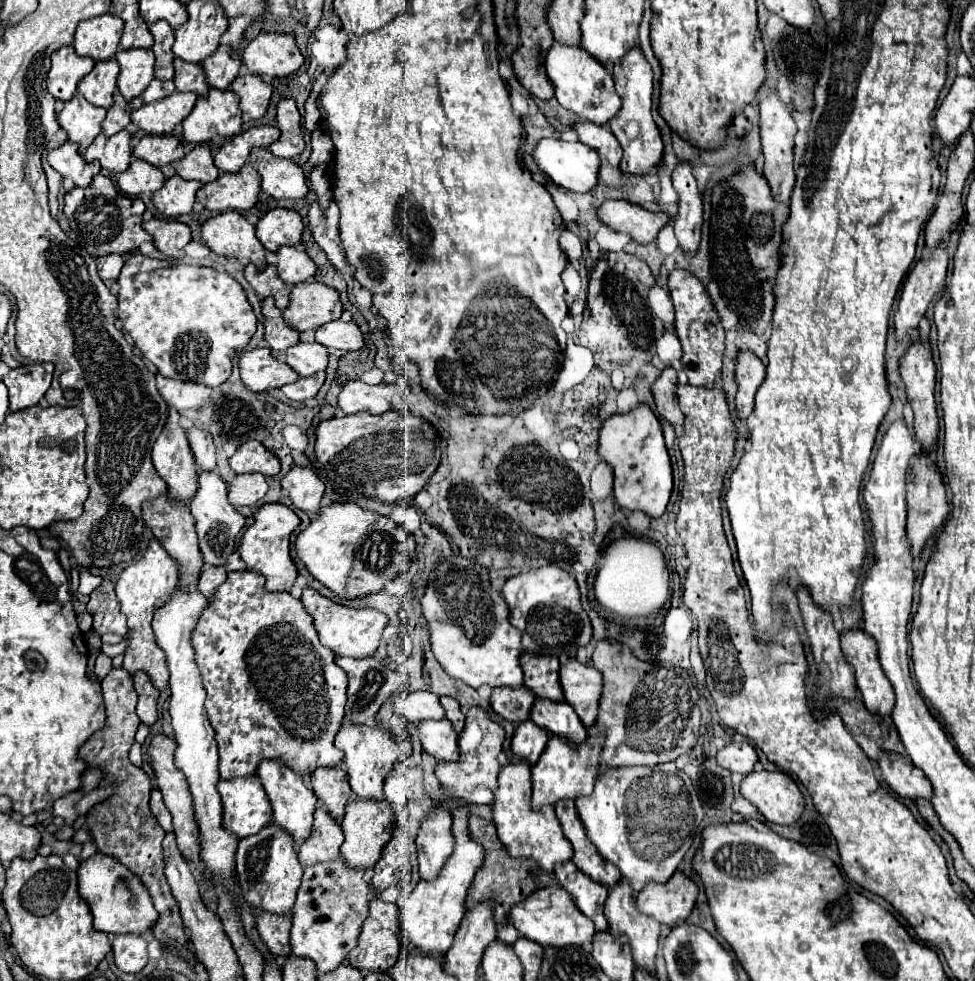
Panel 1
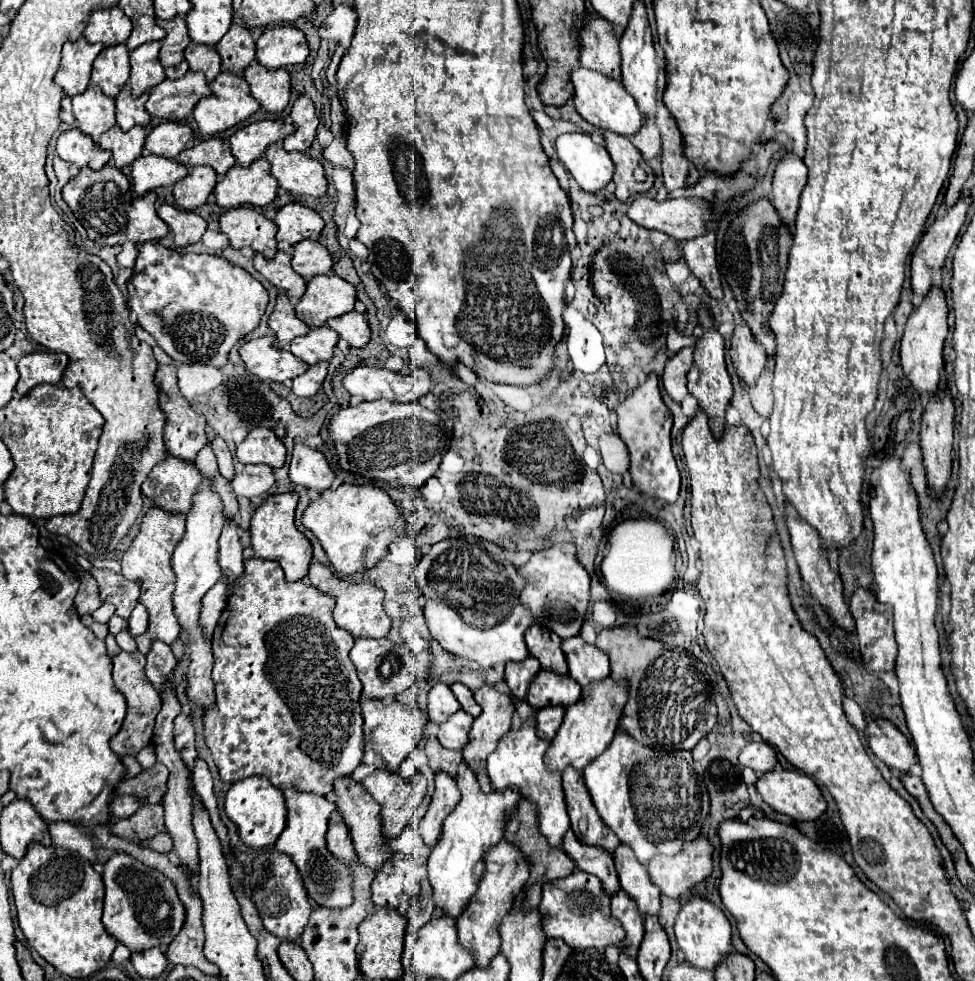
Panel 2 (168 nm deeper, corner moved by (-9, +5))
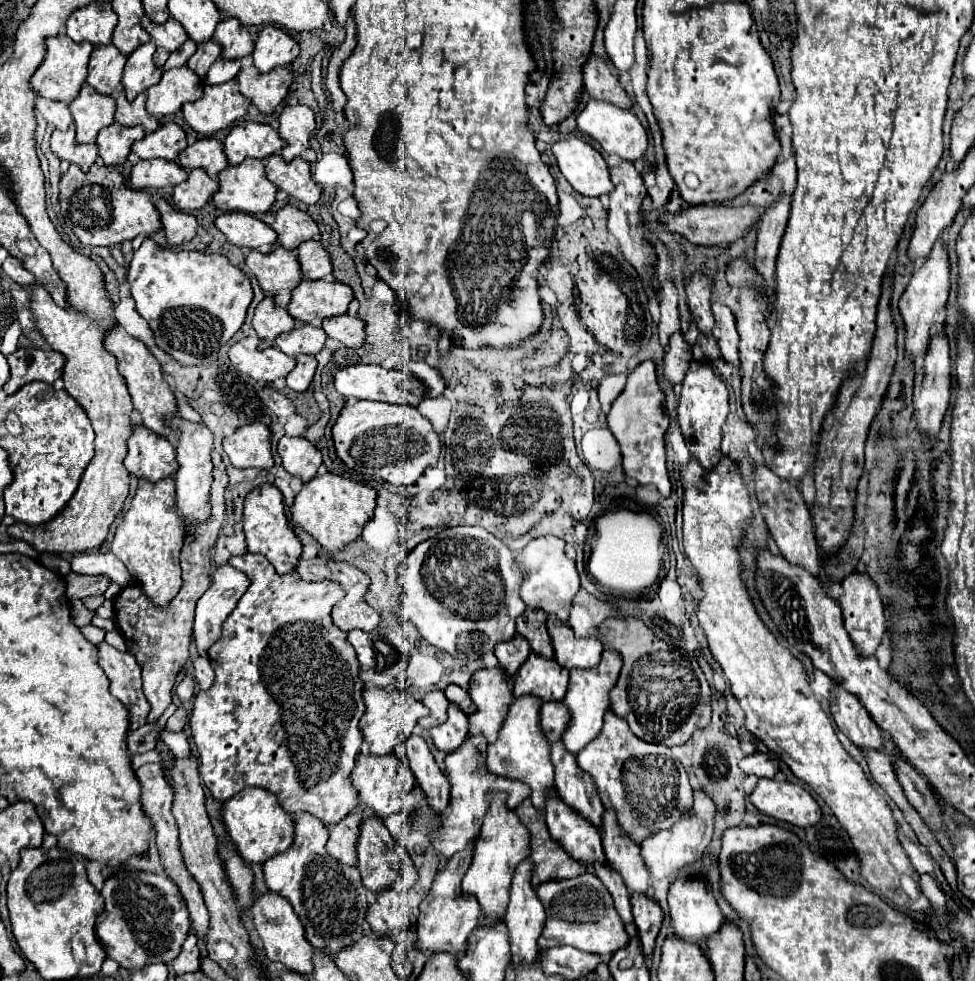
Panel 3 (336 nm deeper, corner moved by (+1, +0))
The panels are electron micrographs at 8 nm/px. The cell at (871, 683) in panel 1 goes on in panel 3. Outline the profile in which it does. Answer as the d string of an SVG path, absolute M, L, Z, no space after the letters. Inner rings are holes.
M854 573L854 575L850 575L842 581L842 587L844 587L844 595L838 599L838 605L840 605L842 615L844 615L844 627L850 635L856 651L860 653L860 657L870 657L870 655L876 653L878 645L882 643L884 631L886 631L882 599L878 595L874 581L868 575Z

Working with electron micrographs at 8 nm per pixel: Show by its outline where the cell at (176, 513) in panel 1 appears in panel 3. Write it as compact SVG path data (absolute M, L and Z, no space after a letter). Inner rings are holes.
M136 425L134 435L128 439L128 455L124 459L124 465L136 479L150 483L166 477L176 477L176 447L144 425Z

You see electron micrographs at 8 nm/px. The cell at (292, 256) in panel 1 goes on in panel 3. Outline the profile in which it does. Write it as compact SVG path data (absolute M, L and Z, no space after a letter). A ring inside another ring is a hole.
M314 239L304 241L298 249L300 271L304 279L324 279L332 273L332 261L328 251Z

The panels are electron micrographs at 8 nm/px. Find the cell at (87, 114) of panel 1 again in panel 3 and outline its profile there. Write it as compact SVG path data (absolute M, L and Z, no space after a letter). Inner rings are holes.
M84 85L70 103L78 143L94 143L100 129L114 123L114 99Z

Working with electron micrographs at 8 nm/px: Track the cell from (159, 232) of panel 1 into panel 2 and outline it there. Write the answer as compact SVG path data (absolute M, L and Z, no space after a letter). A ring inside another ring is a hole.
M162 204L158 208L158 214L168 224L170 232L174 234L174 244L178 248L198 242L202 238L202 234L206 232L206 222L194 212L180 210L172 204Z

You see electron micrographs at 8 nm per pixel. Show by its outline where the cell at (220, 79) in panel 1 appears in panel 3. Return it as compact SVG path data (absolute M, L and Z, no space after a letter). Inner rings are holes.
M232 17L218 23L212 39L218 41L218 45L222 45L220 59L224 59L224 61L242 59L242 57L250 55L254 49L254 43L250 39L250 31Z

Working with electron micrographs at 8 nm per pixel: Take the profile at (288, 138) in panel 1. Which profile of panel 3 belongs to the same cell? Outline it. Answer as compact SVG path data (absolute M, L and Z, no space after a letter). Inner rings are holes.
M288 105L282 109L278 121L280 137L286 141L286 147L280 155L284 161L292 161L310 147L310 135L316 127L314 113L306 105Z

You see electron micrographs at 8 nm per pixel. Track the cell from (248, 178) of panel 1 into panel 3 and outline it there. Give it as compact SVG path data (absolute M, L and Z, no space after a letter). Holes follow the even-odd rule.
M246 159L238 167L226 167L218 175L220 189L212 201L222 211L266 213L274 203L276 187L264 175L264 161Z

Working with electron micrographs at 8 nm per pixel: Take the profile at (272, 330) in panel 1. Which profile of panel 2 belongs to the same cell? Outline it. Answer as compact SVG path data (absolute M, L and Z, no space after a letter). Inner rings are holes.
M284 292L278 294L278 302L276 302L274 312L268 318L268 326L270 330L274 330L280 346L286 346L292 342L292 338L308 332L308 326L296 318L294 306L288 300L288 296L284 296Z

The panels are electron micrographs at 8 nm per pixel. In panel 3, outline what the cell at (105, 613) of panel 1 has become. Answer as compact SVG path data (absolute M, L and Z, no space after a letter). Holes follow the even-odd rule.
M70 571L66 575L66 597L68 599L82 599L88 595L104 595L110 587L110 579L104 575L80 575Z

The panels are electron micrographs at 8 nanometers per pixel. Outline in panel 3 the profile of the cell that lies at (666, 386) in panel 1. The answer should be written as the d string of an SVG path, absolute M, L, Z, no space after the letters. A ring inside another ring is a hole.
M682 333L670 337L670 349L664 355L664 377L670 385L676 385L684 379L688 365L692 361L692 349L682 339Z

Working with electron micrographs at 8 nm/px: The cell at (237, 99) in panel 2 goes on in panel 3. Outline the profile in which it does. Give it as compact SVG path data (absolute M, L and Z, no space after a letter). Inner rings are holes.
M236 79L220 83L220 85L206 85L204 97L182 107L184 121L198 133L198 135L214 135L220 129L230 127L238 119L246 115L250 101L238 91Z

